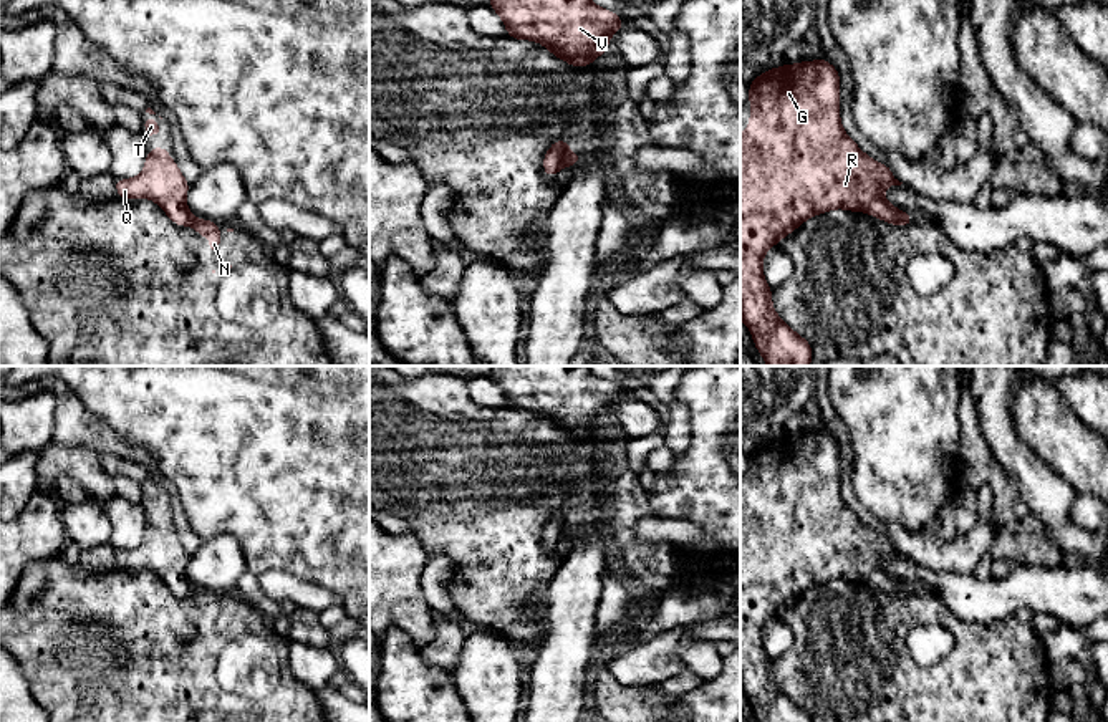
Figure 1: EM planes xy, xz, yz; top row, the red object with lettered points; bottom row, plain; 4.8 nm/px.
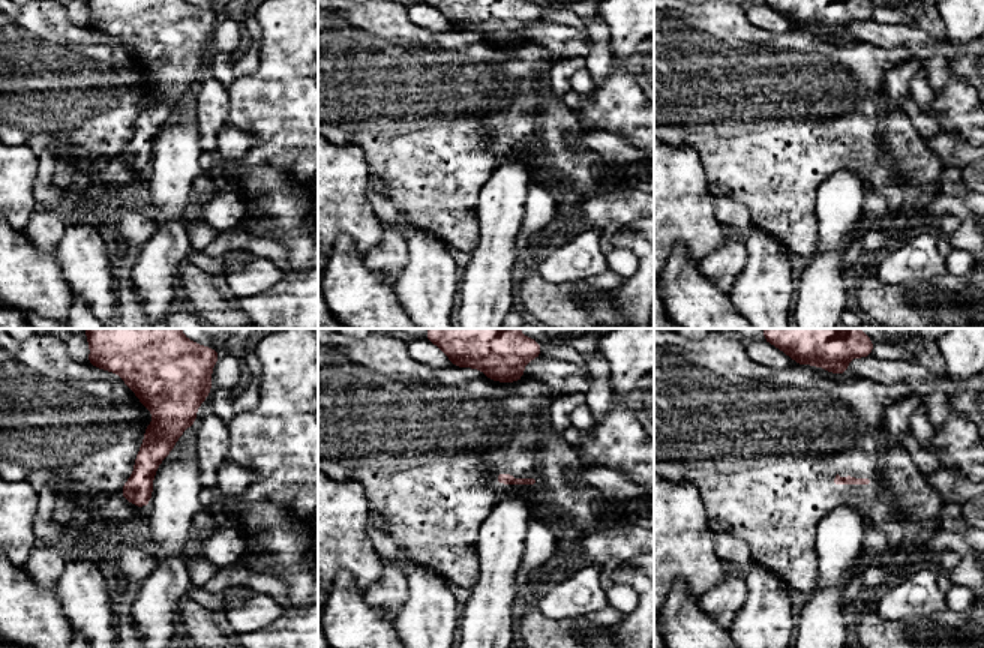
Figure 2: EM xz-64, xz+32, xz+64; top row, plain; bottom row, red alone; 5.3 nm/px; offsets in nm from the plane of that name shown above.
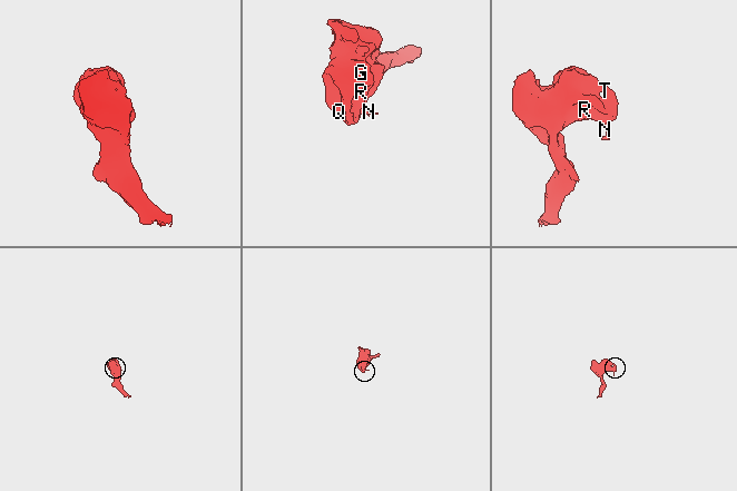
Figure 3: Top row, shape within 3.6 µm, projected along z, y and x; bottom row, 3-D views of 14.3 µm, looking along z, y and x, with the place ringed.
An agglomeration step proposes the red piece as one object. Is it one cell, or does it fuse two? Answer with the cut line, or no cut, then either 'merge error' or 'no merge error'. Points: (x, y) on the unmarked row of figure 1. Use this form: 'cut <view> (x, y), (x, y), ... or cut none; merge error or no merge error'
cut xz (570, 522), (563, 529), (562, 537); merge error

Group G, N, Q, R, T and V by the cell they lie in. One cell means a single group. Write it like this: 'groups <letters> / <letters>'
groups G Q R T V / N

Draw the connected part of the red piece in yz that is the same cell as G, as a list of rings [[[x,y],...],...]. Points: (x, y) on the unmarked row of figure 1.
[[[825,429],[770,439],[749,455],[750,492],[747,502],[740,503],[740,691],[747,696],[757,722],[813,722],[803,707],[780,691],[772,676],[773,661],[762,641],[762,631],[772,616],[780,614],[805,591],[835,580],[866,583],[889,596],[914,591],[883,568],[884,560],[903,553],[888,535],[865,525],[845,503],[840,470],[840,444]]]

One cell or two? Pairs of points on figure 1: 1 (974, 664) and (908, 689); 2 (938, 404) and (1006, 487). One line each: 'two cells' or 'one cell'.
1: one cell
2: two cells

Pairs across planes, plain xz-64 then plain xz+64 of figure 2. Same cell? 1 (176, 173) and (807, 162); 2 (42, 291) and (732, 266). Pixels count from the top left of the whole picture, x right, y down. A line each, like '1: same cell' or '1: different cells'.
1: different cells
2: different cells

